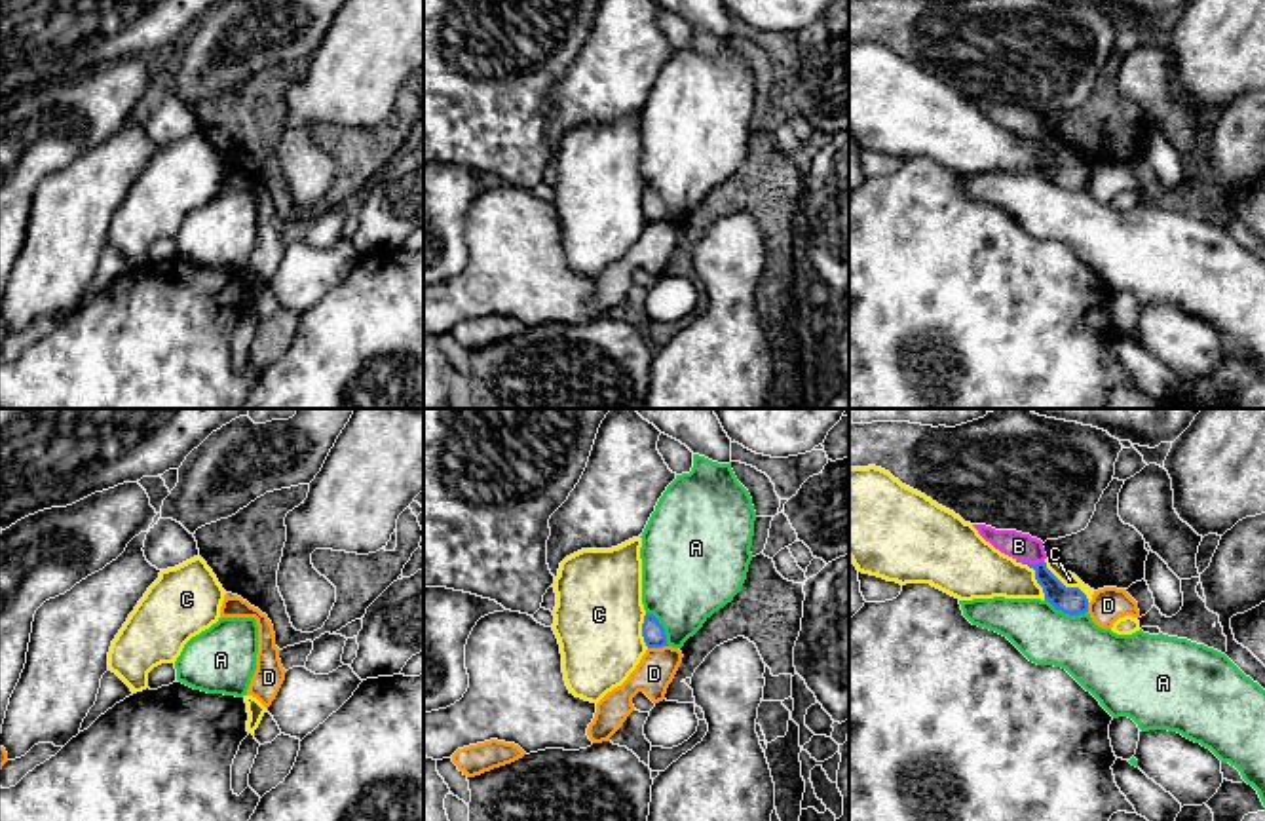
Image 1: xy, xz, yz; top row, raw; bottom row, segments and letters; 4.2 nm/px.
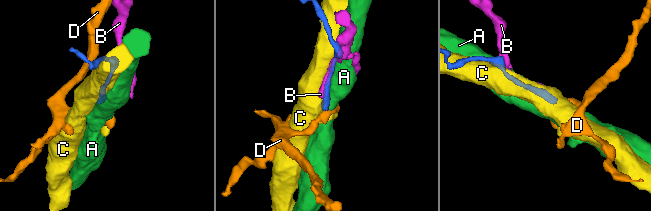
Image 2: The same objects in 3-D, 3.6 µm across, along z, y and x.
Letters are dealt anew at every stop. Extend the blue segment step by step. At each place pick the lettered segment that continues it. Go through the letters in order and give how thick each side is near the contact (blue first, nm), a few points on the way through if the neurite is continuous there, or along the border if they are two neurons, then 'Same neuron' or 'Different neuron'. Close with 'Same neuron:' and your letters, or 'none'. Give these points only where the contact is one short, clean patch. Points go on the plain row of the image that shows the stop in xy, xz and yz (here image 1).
A: Thickness 120 nm (blue) against 260 nm. Different neuron
B: Thickness 120 nm (blue) against 120 nm. Different neuron
C: Thickness 120 nm (blue) against 60 nm. Different neuron
D: Thickness 100 nm (blue) against 160 nm. Boundary: xz (667, 219), (648, 223). Different neuron
Same neuron: none

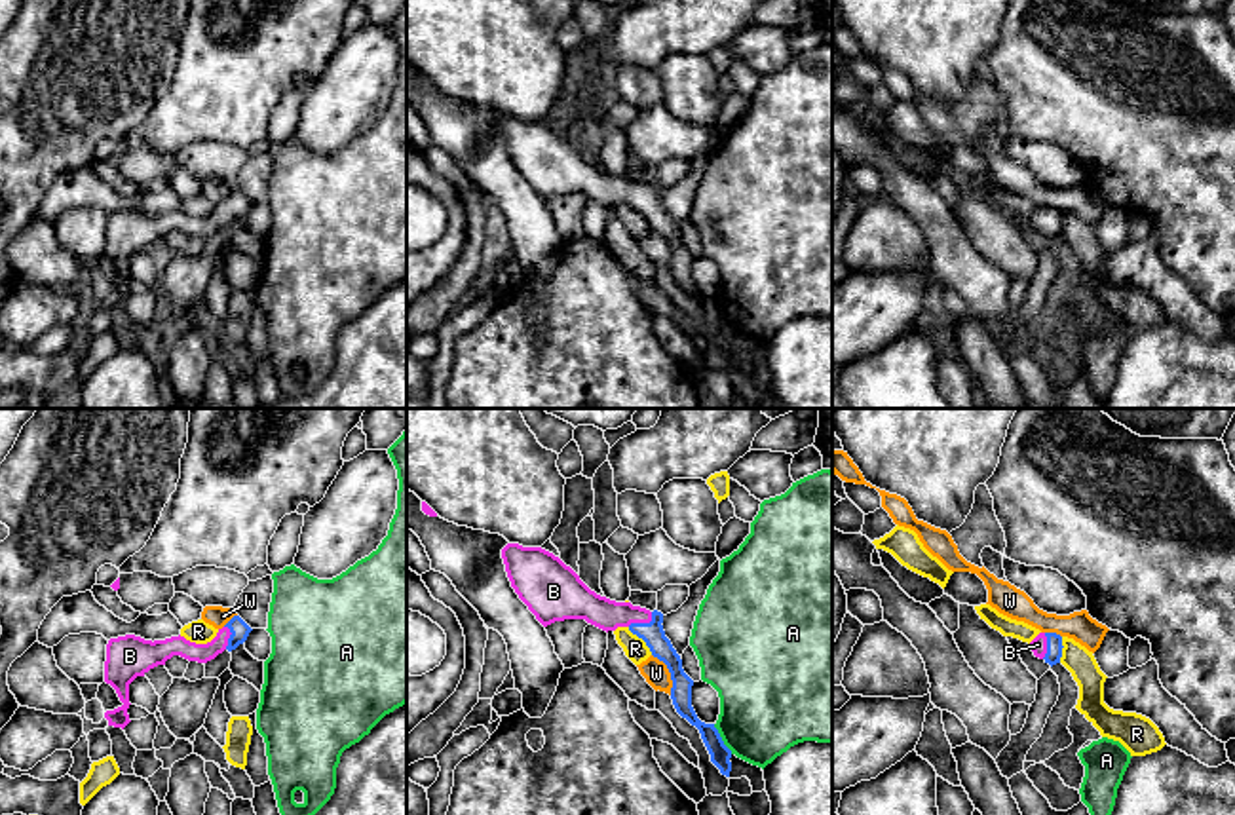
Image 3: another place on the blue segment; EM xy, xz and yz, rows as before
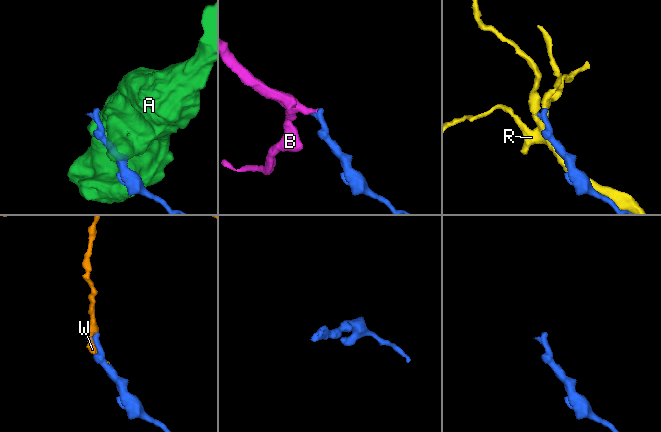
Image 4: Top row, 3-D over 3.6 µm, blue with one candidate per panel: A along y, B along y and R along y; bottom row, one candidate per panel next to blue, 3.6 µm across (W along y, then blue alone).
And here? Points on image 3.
A: Thickness 90 nm (blue) against 400 nm. Boundary: xz (713, 299), (732, 327). Different neuron
B: Thickness 100 nm (blue) against 130 nm. Path across: xz (652, 208), (643, 198), (633, 190), (607, 189). Same neuron
R: Thickness 100 nm (blue) against 100 nm. Different neuron
W: Thickness 100 nm (blue) against 110 nm. Different neuron
Same neuron: B

